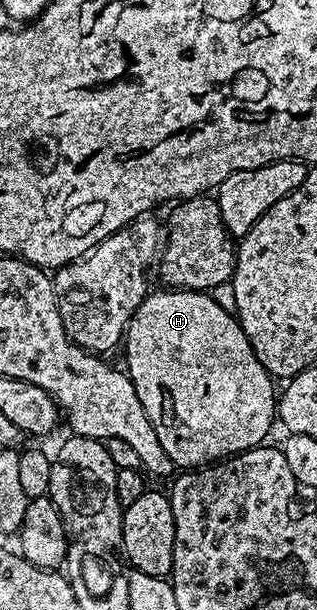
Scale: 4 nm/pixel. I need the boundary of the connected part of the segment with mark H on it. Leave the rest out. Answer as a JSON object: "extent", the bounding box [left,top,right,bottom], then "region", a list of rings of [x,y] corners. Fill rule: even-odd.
{"extent":[125,288,277,468],"region":[[[159,288],[159,291],[148,293],[143,303],[137,307],[131,323],[127,326],[125,347],[127,346],[127,366],[125,373],[130,378],[141,404],[145,408],[145,416],[153,424],[153,432],[157,432],[157,440],[161,440],[161,448],[179,468],[198,468],[214,464],[232,454],[241,454],[244,450],[251,450],[264,441],[263,438],[271,430],[271,421],[277,418],[277,386],[267,369],[257,360],[245,332],[239,327],[239,319],[234,314],[225,312],[221,305],[214,302],[212,295],[198,290],[173,290]]]}

